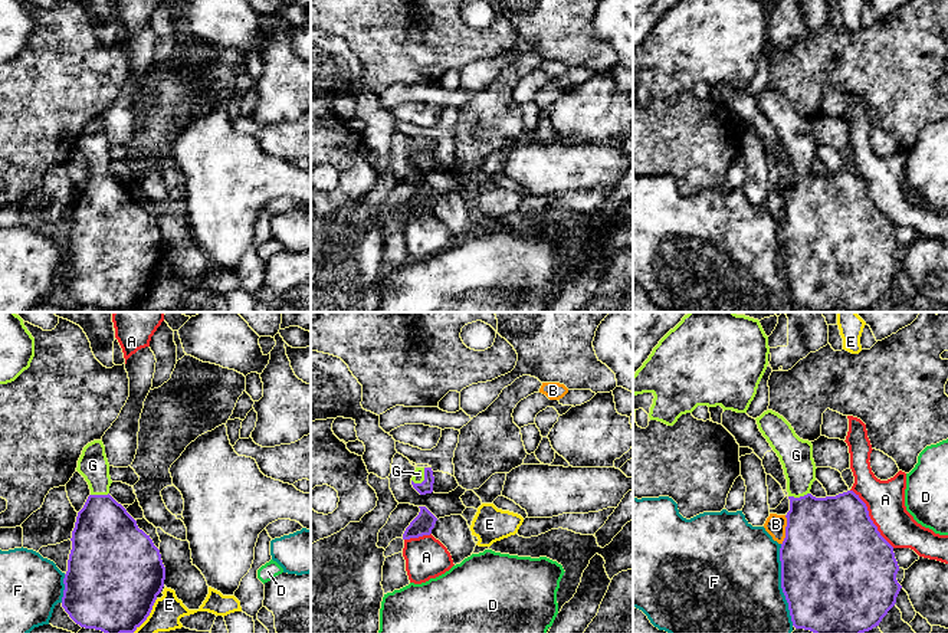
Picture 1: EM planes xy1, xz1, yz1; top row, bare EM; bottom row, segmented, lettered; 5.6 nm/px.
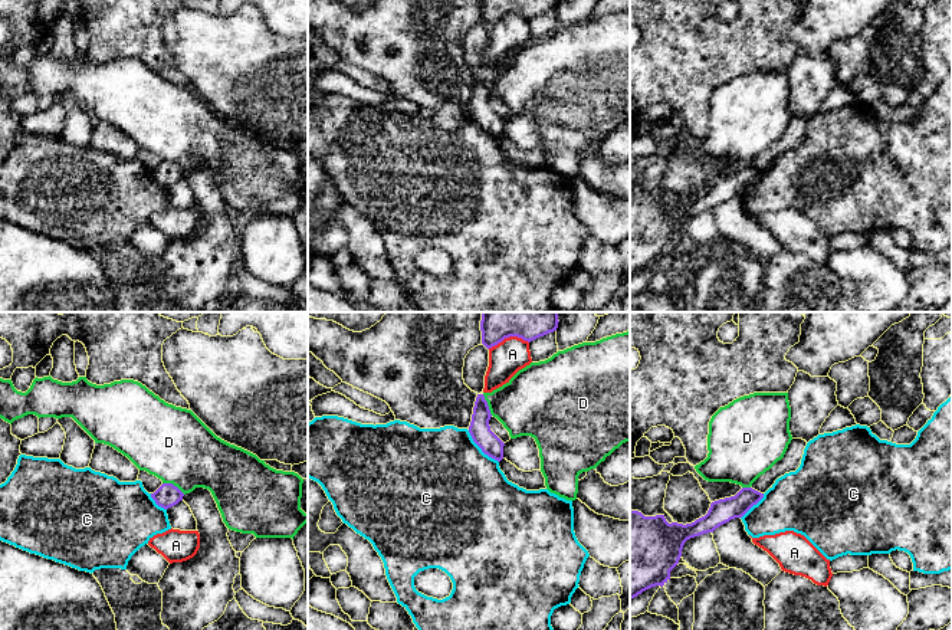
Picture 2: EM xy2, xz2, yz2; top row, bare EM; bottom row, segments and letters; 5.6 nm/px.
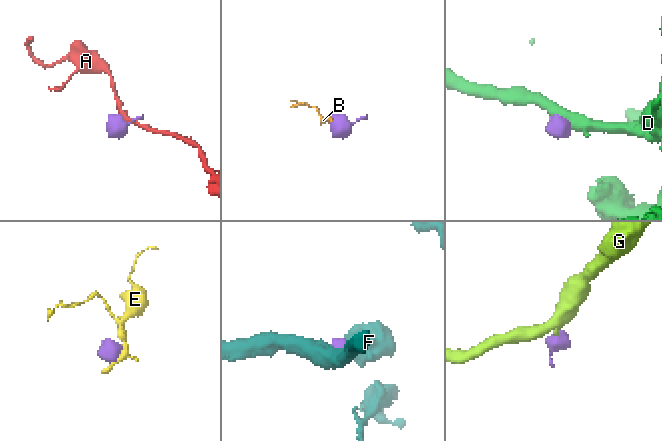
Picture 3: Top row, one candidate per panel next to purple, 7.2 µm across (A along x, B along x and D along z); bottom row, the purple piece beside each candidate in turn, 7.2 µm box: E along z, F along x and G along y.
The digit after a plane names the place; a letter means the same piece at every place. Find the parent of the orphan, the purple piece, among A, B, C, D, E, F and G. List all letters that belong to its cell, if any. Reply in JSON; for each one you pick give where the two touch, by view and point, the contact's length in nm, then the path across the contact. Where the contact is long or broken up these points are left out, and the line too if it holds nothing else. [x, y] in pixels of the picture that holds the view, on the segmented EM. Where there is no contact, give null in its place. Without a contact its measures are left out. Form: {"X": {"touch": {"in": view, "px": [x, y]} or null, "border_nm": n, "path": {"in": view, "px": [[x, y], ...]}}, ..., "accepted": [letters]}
{"G": {"touch": {"in": "xz1", "px": [425, 478]}, "border_nm": 110, "path": {"in": "xz1", "px": [[426, 486], [425, 478], [419, 474]]}}, "accepted": ["G"]}

